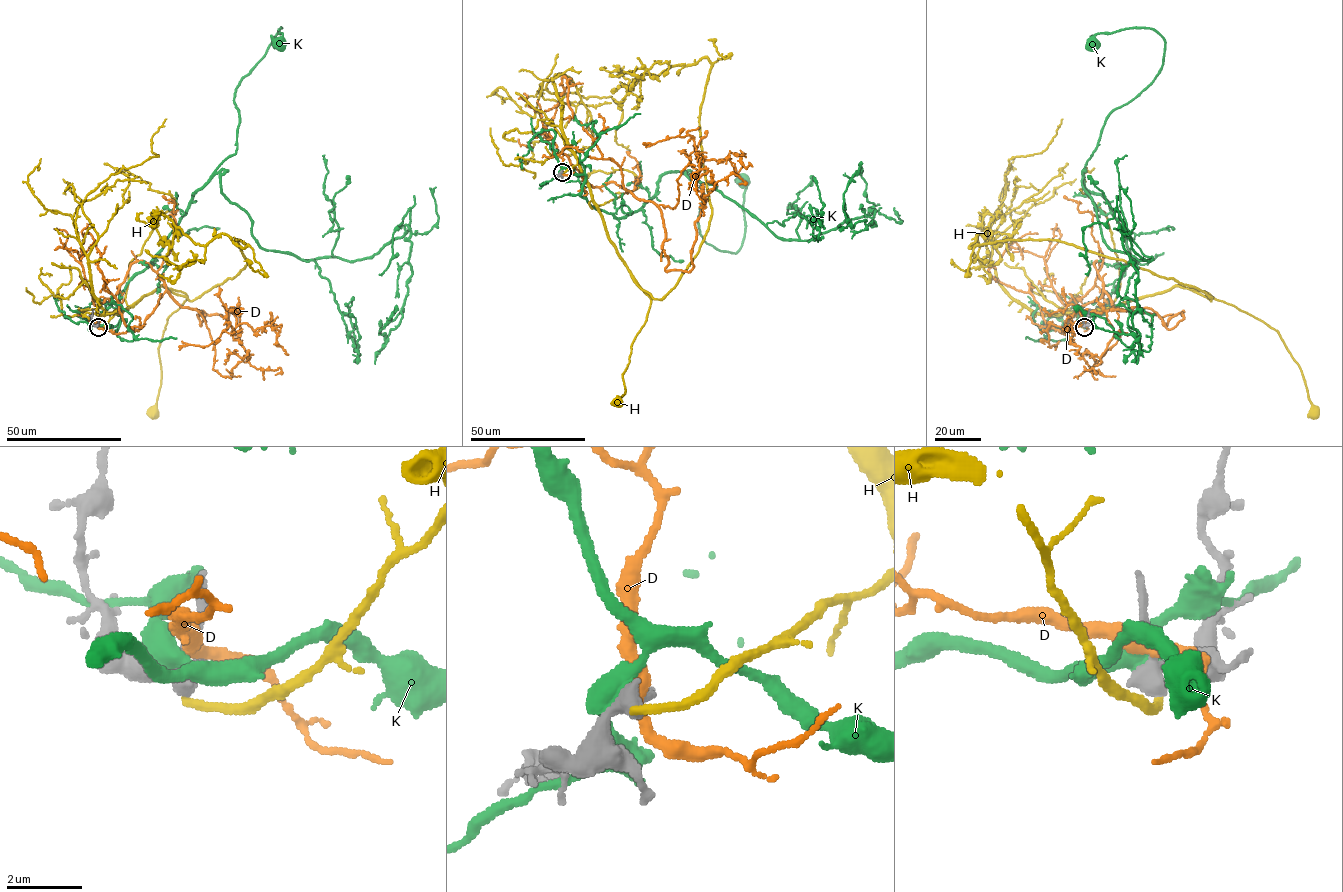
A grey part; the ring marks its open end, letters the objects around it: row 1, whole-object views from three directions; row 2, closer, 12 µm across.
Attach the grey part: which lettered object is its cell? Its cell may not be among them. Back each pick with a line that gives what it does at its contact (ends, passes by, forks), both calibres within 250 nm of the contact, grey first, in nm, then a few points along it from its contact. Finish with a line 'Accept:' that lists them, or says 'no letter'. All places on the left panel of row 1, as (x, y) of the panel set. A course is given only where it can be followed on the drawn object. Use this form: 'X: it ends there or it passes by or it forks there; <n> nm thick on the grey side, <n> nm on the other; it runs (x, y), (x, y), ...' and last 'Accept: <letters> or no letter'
Accept: no letter

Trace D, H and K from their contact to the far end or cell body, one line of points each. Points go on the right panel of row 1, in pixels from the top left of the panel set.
D: (1084, 324), (1058, 330), (1104, 291), (1184, 318), (1086, 310), (1051, 324), (1055, 350)
H: (1084, 327), (1076, 314), (1112, 308), (1174, 286), (1205, 291), (1259, 319), (1278, 333), (1301, 370), (1313, 414)
K: (1084, 325), (1105, 310), (1130, 250), (1083, 170), (1106, 117), (1155, 77), (1165, 40), (1126, 28), (1093, 45)

